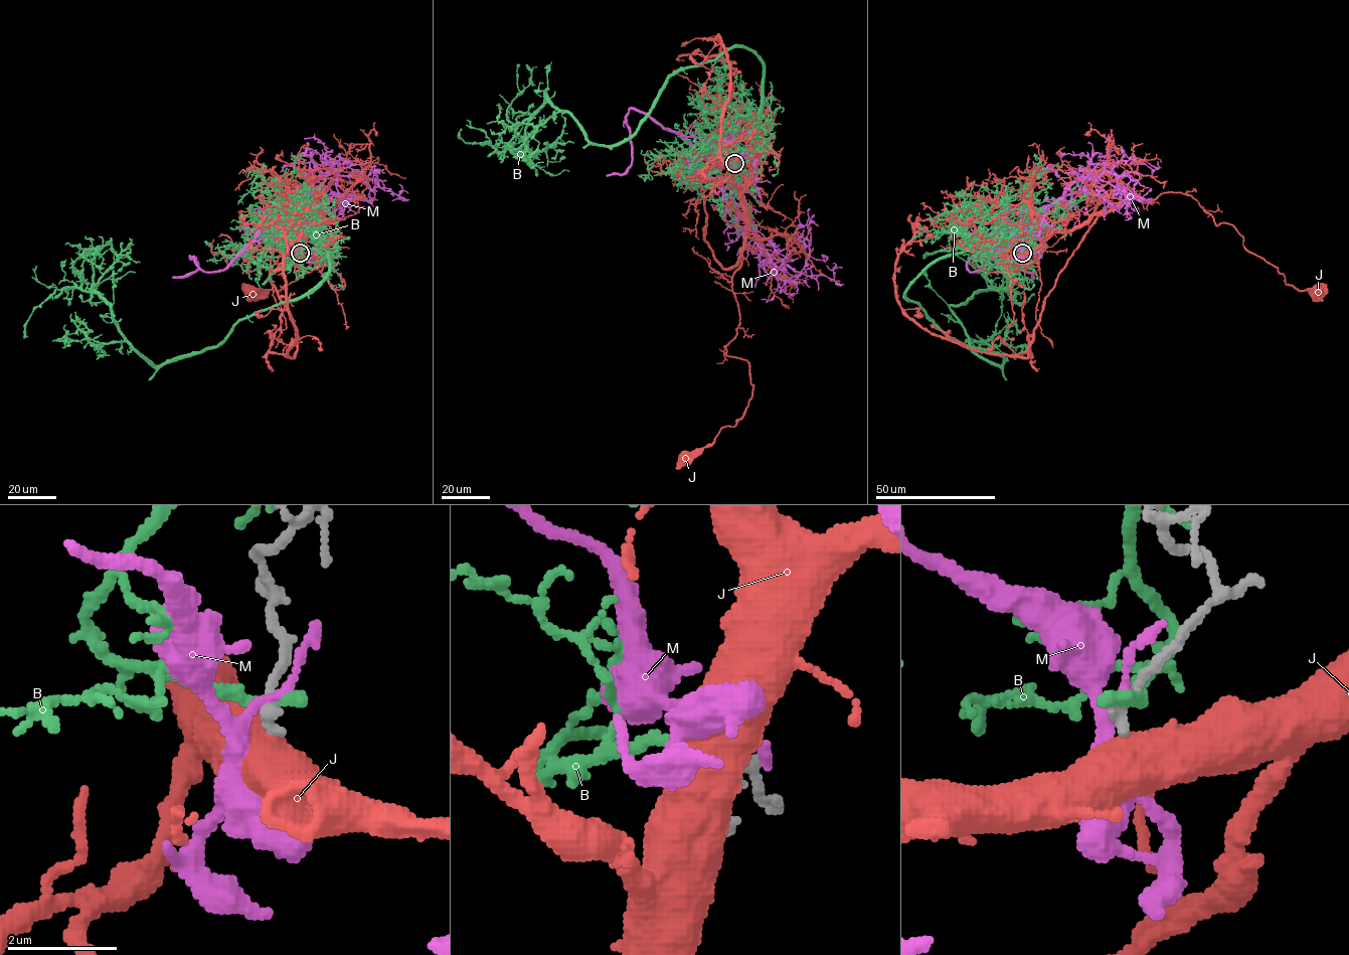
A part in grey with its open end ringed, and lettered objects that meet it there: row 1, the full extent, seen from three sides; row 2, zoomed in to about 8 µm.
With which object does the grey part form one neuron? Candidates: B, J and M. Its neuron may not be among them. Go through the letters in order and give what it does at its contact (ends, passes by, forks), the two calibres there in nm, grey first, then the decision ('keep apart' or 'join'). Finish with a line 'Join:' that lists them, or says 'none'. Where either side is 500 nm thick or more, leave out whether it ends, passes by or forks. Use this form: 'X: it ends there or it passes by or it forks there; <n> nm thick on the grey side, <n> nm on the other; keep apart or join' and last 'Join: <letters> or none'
B: it ends there; 240 nm thick on the grey side, 320 nm on the other; keep apart
J: 200 nm thick on the grey side, 800 nm on the other; join
M: it forks there; 220 nm thick on the grey side, 130 nm on the other; keep apart
Join: J

